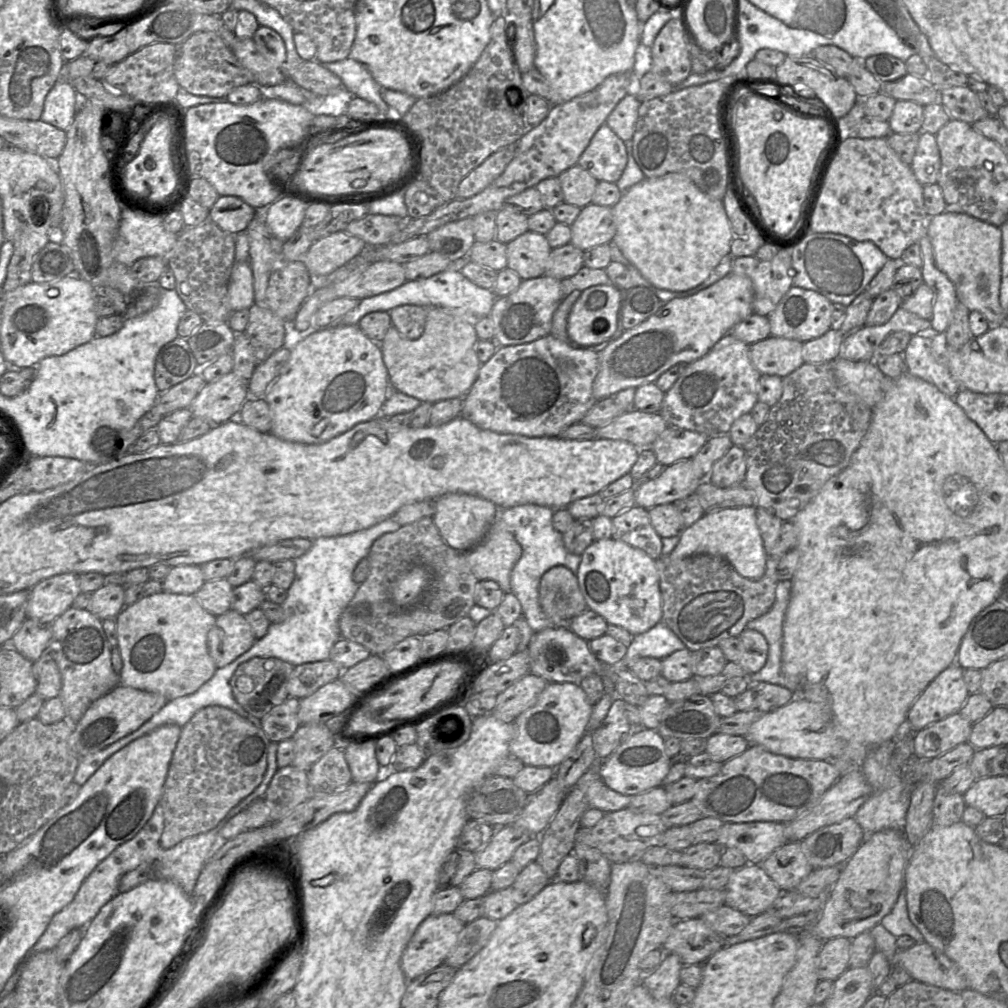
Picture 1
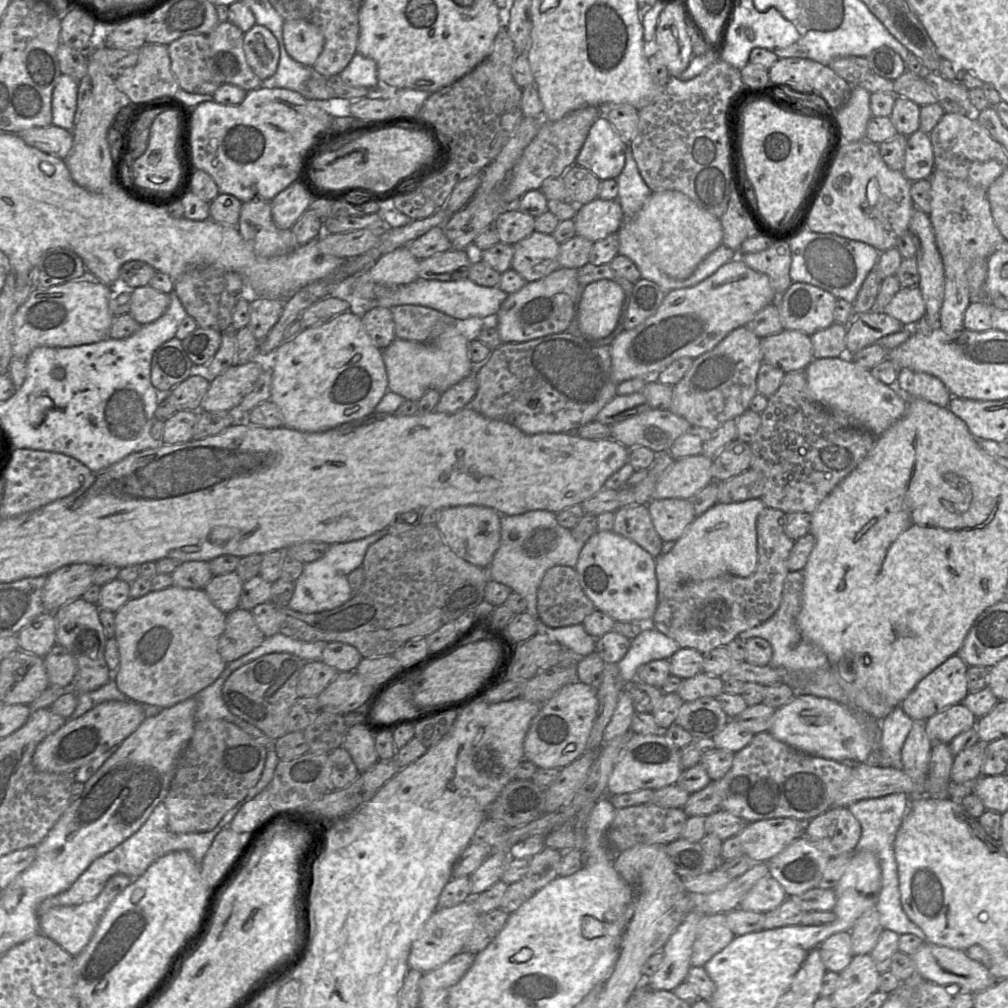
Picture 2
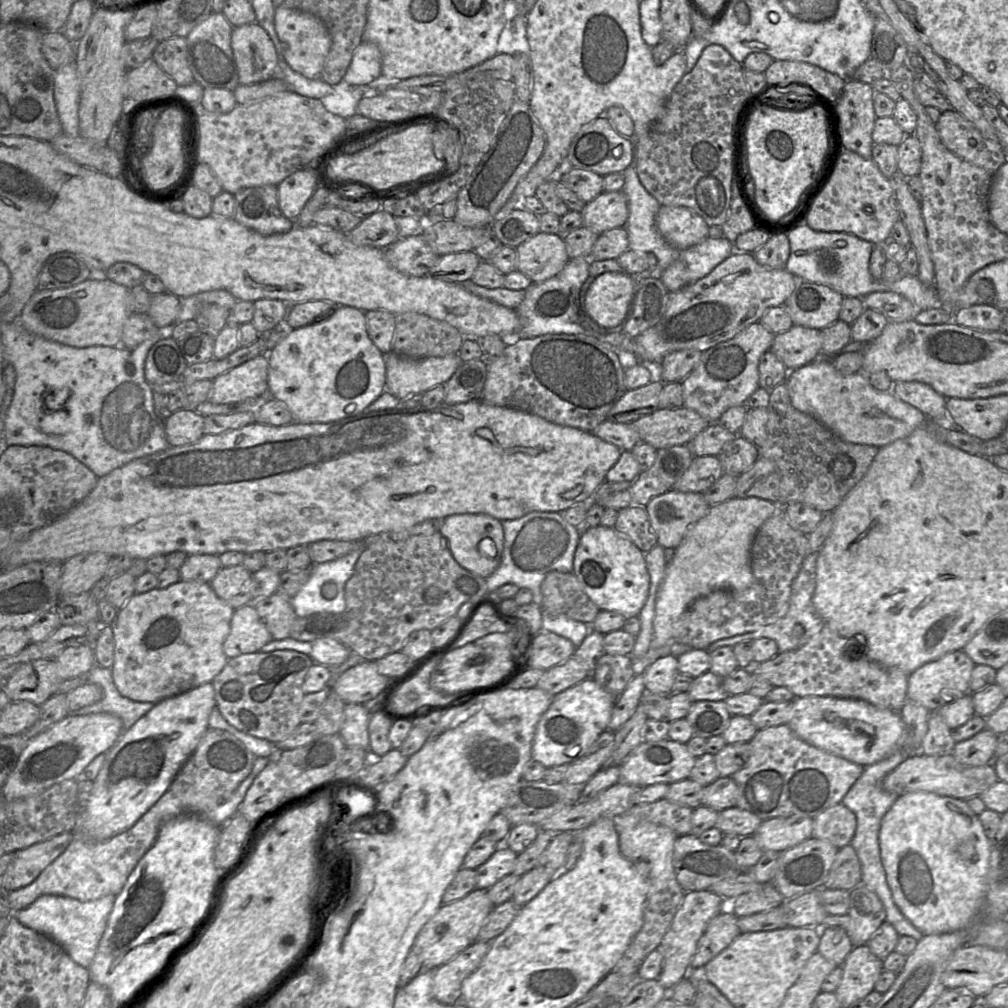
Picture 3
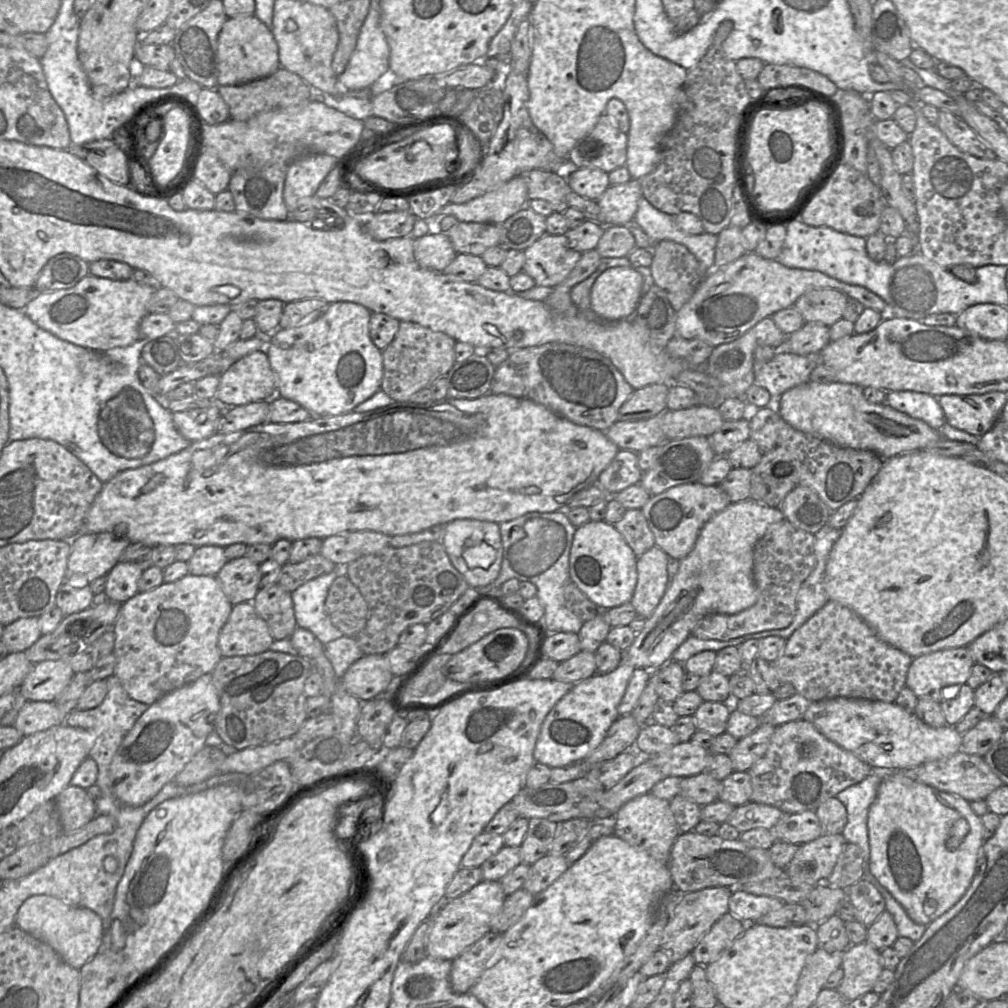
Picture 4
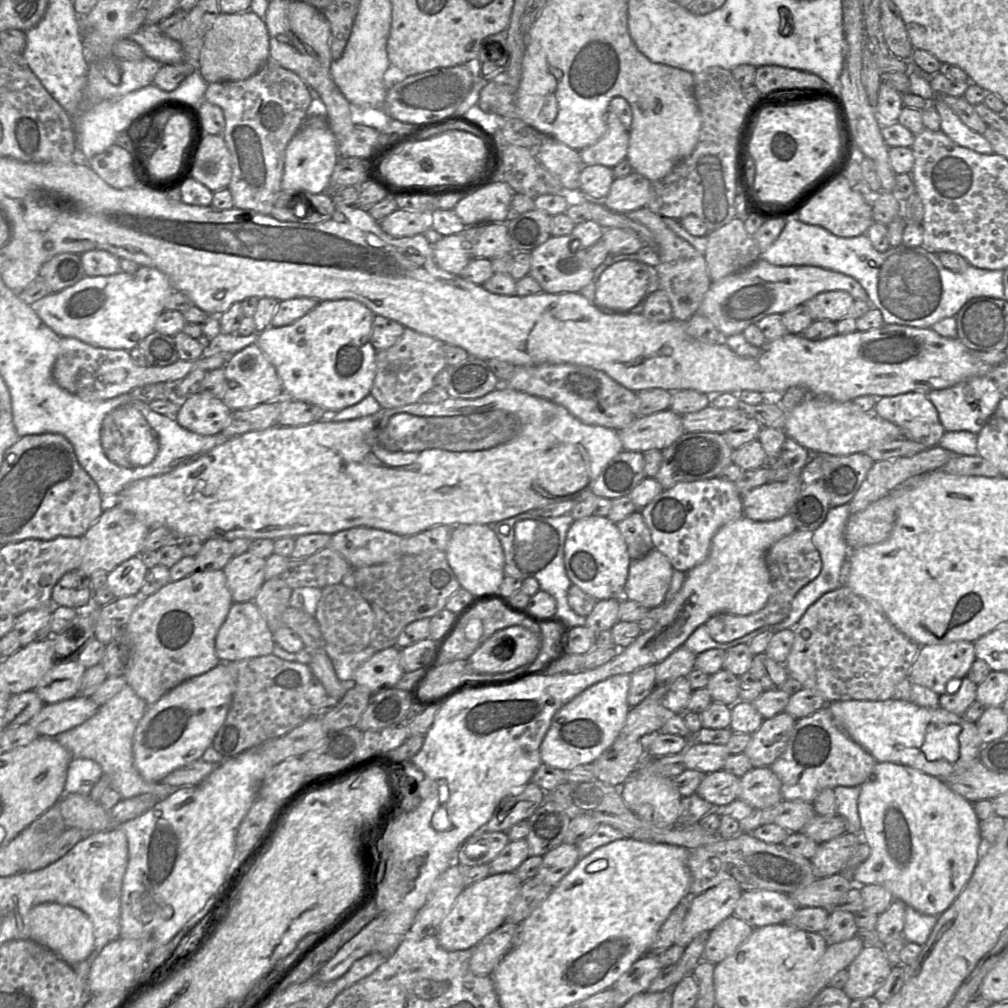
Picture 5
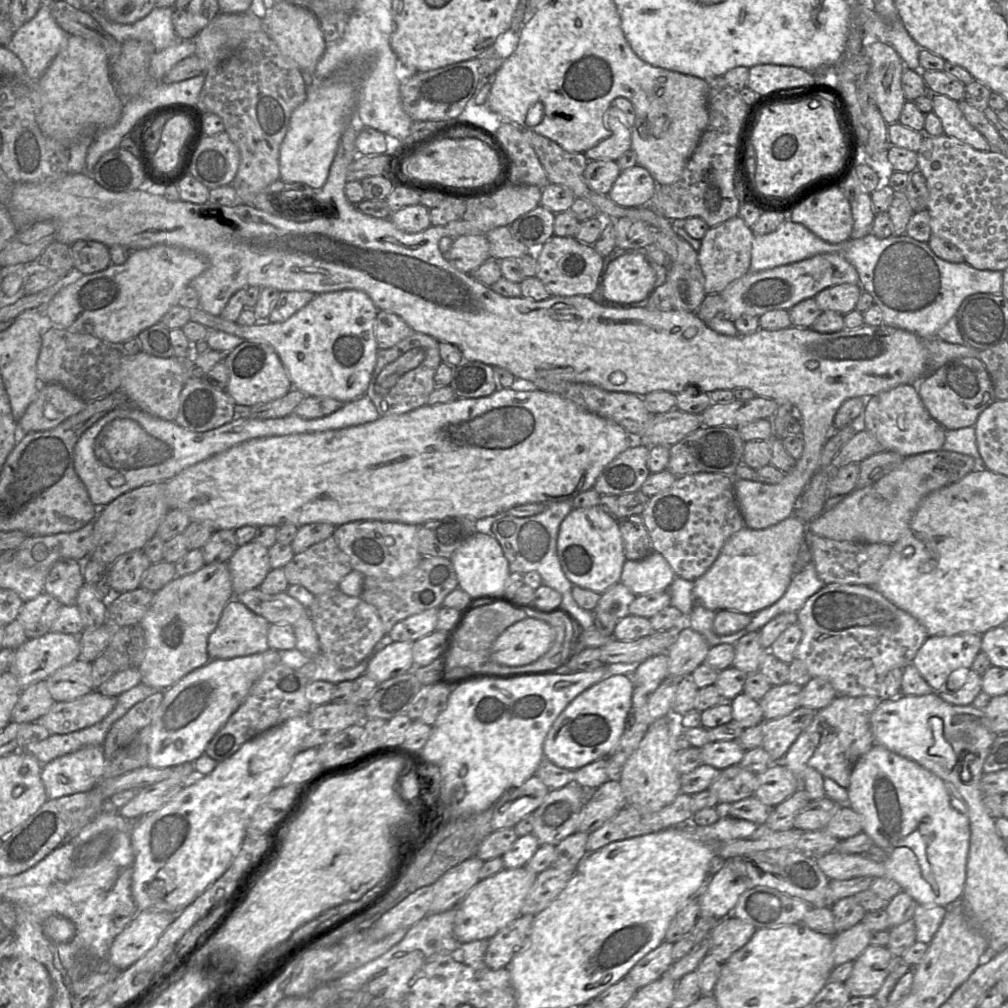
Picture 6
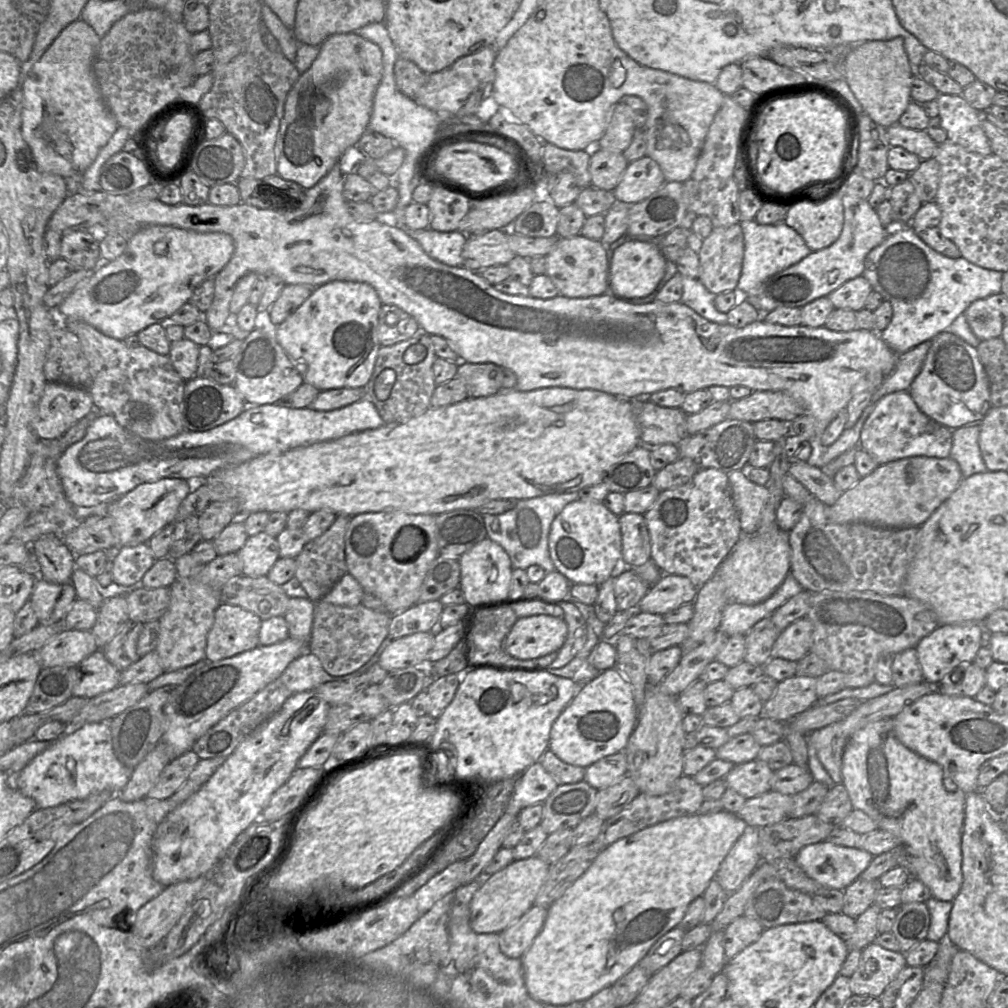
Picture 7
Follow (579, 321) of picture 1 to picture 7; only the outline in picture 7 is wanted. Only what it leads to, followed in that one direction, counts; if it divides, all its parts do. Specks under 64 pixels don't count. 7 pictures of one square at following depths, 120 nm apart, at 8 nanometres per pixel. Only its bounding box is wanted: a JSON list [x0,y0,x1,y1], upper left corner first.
[609,240,666,300]

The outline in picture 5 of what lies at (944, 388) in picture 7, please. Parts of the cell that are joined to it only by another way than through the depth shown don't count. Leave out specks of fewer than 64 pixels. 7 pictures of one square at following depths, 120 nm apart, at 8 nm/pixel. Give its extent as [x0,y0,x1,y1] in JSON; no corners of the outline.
[927,376,1003,434]

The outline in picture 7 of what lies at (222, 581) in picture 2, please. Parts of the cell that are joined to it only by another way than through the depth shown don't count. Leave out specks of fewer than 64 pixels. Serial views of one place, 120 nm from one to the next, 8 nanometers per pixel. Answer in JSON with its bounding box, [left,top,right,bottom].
[238,531,280,577]

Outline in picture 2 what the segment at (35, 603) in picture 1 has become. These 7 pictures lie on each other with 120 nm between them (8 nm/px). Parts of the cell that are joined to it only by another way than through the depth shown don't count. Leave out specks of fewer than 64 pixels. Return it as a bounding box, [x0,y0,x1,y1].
[42,563,95,612]

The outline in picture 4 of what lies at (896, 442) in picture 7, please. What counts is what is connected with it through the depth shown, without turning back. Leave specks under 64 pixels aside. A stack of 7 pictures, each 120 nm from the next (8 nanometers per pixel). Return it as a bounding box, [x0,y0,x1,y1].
[884,391,946,430]

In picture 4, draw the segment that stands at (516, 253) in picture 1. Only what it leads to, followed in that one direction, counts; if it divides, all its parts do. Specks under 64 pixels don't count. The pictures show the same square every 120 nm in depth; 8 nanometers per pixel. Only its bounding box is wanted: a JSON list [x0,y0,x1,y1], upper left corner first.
[523,234,581,288]

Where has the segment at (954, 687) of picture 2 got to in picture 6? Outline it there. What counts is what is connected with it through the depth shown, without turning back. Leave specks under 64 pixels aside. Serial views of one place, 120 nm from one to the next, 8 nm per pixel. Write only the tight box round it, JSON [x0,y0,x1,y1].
[911,633,982,691]

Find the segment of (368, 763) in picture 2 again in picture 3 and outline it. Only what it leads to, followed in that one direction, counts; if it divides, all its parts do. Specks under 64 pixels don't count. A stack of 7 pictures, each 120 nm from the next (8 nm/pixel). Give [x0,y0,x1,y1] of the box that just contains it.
[339,704,371,749]

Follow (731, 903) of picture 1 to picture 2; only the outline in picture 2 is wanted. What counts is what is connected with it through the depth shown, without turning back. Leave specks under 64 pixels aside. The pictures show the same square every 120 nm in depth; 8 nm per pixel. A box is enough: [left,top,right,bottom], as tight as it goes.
[739,875,788,913]

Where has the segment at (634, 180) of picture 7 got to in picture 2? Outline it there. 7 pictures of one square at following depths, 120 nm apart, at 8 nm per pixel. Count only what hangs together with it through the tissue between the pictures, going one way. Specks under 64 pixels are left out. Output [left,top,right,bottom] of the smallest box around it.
[574,197,624,242]

